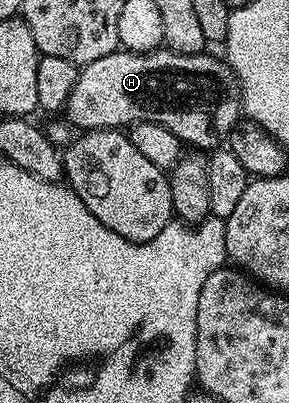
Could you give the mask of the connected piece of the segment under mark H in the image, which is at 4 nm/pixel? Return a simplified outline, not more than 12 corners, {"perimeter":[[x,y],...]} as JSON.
{"perimeter":[[119,49],[64,108],[79,132],[159,123],[217,148],[243,114],[210,53]]}

